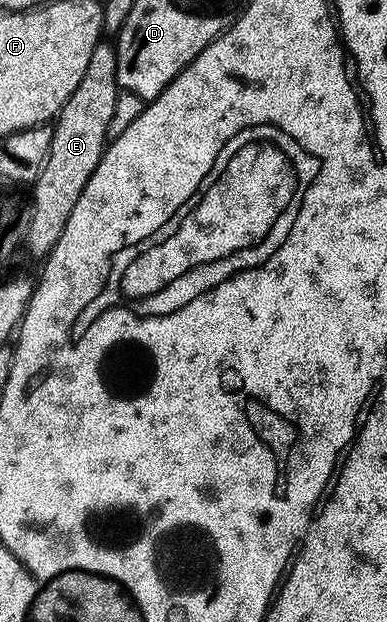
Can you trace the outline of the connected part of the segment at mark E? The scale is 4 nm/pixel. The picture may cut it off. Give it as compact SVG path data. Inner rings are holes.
M107 40L100 41L93 48L93 56L89 56L81 84L73 88L73 96L65 100L54 119L53 144L33 183L35 194L30 195L31 219L25 239L25 250L27 246L29 253L46 256L51 253L57 240L61 240L61 232L65 232L65 224L69 224L69 216L73 216L73 208L77 200L81 200L81 192L85 192L85 184L89 184L89 176L93 176L109 141L107 129L109 120L113 120L113 108L117 108L120 89L114 45L110 41L107 43Z

